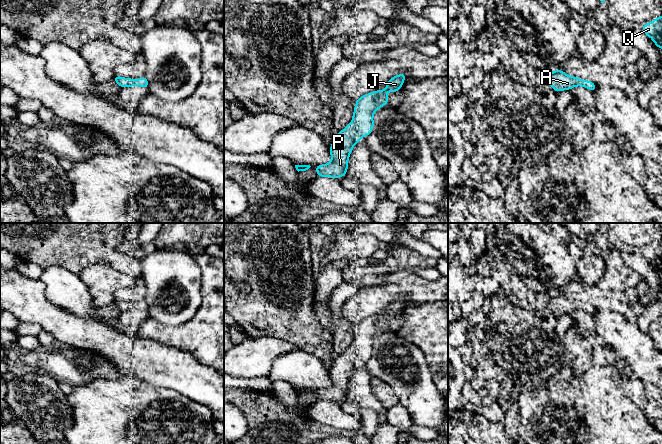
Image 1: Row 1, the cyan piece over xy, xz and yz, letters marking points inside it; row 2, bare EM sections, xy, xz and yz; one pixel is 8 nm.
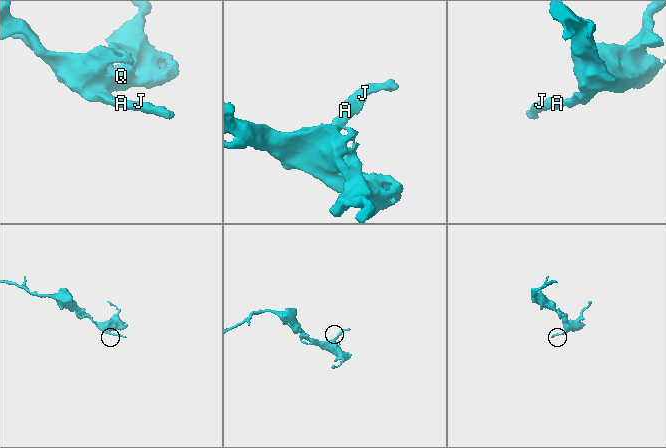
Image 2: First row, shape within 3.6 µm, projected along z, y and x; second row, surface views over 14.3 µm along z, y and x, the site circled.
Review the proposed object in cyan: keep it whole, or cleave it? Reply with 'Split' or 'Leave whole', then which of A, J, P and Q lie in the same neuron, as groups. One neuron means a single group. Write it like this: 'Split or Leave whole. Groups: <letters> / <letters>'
Leave whole. Groups: A J P Q

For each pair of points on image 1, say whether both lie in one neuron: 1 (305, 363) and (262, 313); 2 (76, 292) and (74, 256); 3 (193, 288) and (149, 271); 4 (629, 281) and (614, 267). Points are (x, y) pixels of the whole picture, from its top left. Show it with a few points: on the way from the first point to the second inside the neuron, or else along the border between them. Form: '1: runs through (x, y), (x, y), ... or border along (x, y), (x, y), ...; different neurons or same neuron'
1: border along (300, 348), (311, 352), (321, 360); different neurons
2: border along (53, 265), (66, 268), (79, 275); different neurons
3: runs through (182, 281), (175, 274), (167, 274), (160, 271); same neuron
4: runs through (625, 278), (618, 271); same neuron

